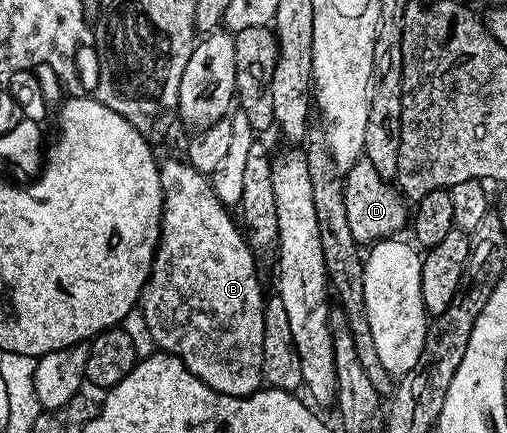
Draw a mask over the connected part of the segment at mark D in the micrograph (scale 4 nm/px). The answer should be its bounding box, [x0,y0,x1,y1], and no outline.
[342,159,408,246]

